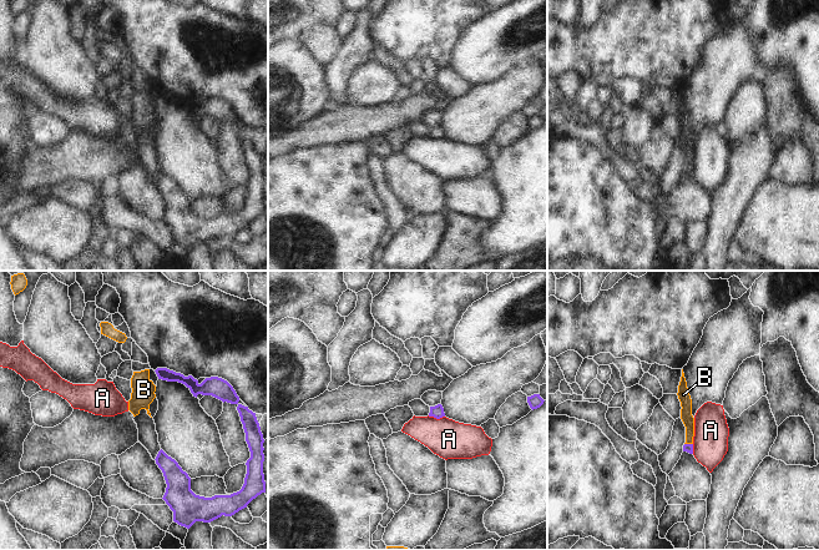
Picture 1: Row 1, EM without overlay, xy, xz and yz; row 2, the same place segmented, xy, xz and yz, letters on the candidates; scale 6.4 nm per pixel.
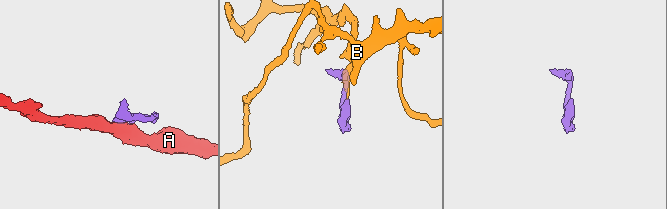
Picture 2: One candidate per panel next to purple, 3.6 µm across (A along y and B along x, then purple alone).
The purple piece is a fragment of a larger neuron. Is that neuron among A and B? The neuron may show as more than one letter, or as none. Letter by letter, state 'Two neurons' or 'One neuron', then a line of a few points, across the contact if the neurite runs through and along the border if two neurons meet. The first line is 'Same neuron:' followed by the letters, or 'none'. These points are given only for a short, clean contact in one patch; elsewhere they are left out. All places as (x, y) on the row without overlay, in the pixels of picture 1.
Same neuron: B
A: Two neurons. Line: xz (428, 136), (444, 137)
B: One neuron. Line: yz (688, 168), (688, 165), (688, 140), (686, 132).

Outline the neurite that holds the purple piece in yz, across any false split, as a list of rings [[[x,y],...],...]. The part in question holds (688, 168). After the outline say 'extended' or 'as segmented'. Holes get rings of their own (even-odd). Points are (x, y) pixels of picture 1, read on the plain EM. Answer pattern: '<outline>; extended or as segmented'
[[[683,90],[677,116],[682,127],[681,140],[686,147],[686,163],[683,166],[683,172],[693,175],[694,138],[692,136],[692,120],[687,109]]]; extended

